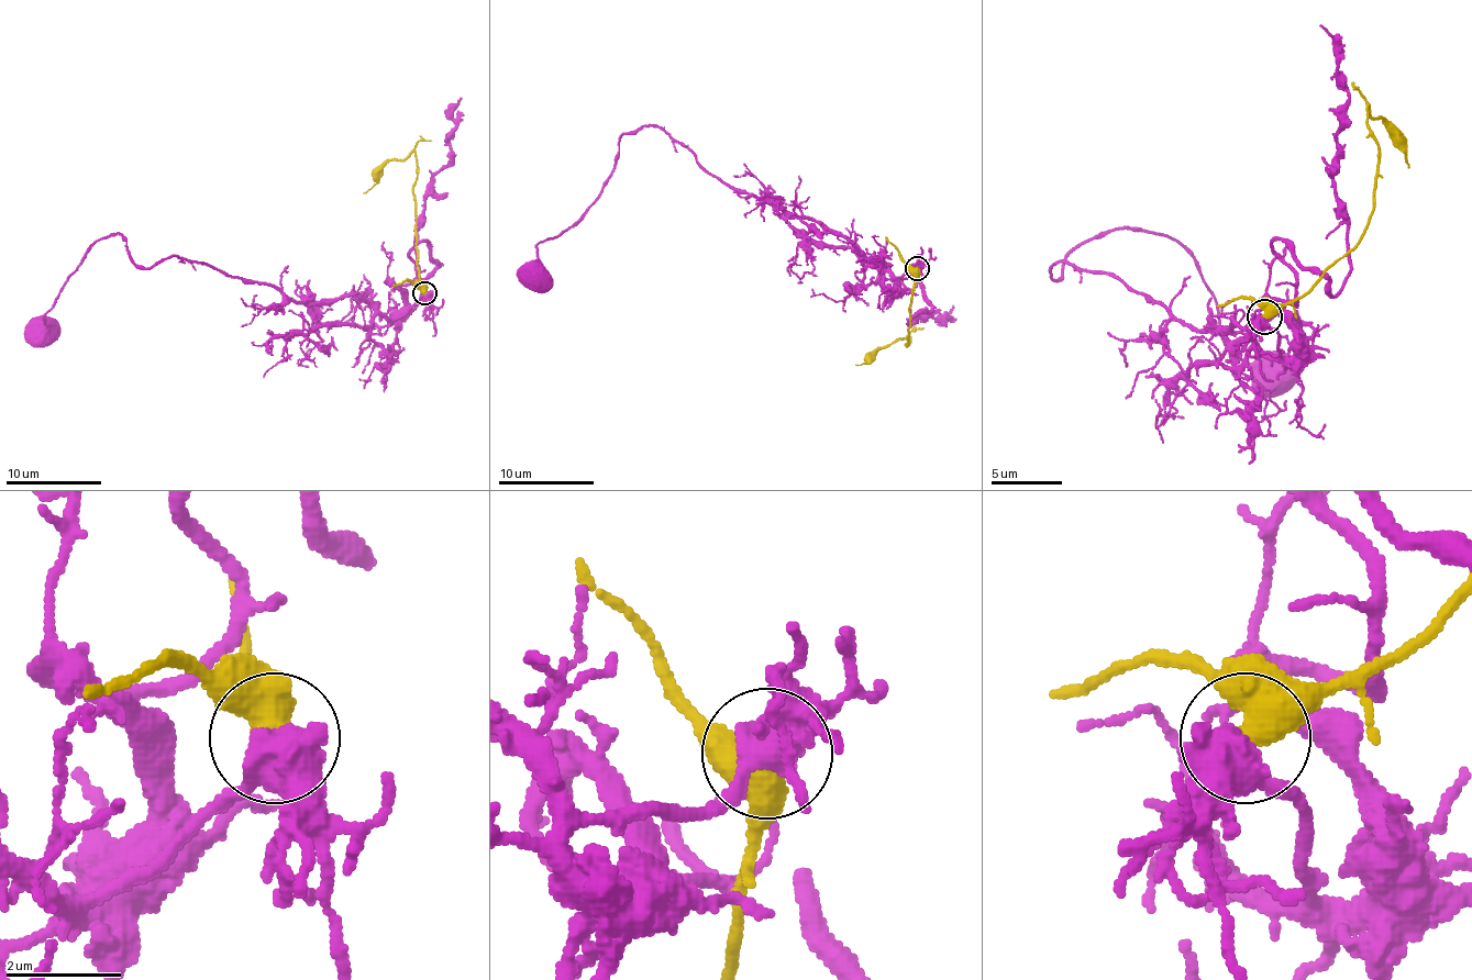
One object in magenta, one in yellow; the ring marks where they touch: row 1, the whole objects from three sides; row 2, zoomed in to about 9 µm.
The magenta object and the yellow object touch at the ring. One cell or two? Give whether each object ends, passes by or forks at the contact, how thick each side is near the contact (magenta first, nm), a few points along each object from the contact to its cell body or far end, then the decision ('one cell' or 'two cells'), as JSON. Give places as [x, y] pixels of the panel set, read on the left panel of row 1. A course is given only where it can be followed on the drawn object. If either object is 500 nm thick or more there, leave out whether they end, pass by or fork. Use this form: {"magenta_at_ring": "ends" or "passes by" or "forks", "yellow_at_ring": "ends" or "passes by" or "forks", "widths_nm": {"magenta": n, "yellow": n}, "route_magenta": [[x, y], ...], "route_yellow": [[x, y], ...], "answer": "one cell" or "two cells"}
{"widths_nm": {"magenta": 500, "yellow": 600}, "route_magenta": [[424, 293], [391, 320], [358, 296], [289, 300], [175, 255], [141, 267], [120, 234], [86, 253], [41, 332]], "route_yellow": [[424, 293], [416, 241], [416, 155], [391, 160], [375, 184], [363, 193]], "answer": "two cells"}

